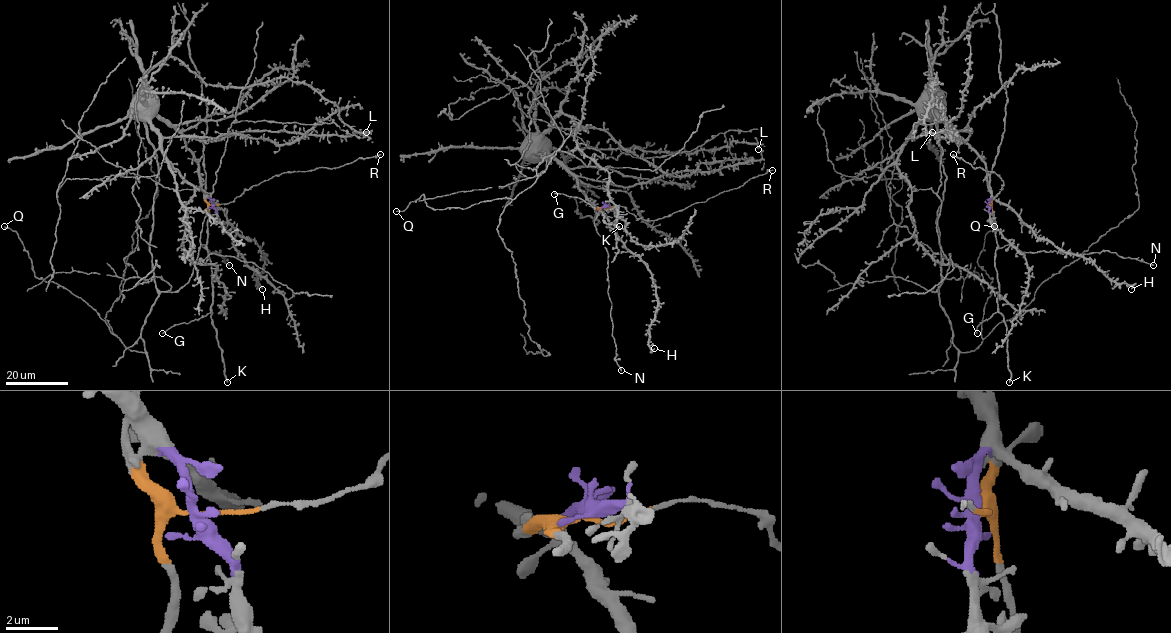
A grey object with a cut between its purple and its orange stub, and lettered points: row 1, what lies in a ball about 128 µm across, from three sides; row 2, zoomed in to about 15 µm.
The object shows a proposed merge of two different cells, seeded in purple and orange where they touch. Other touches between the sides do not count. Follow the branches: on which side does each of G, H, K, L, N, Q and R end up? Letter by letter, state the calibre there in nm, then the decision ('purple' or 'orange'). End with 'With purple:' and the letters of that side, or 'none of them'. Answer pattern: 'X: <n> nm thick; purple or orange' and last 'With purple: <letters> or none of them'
G: 130 nm thick; orange
H: 160 nm thick; purple
K: 280 nm thick; orange
L: 240 nm thick; purple
N: 220 nm thick; orange
Q: 220 nm thick; purple
R: 180 nm thick; orange
With purple: H, L, Q

